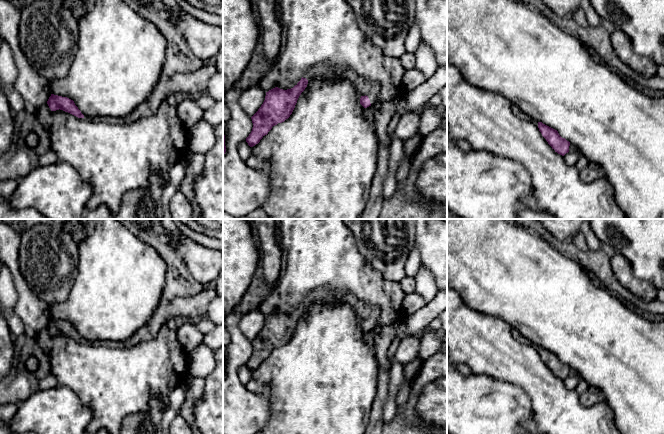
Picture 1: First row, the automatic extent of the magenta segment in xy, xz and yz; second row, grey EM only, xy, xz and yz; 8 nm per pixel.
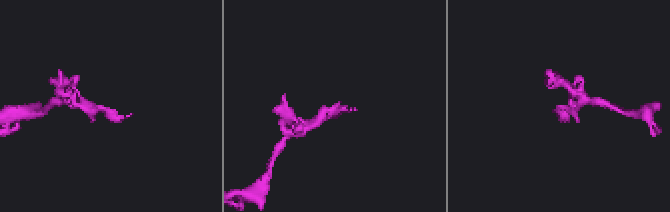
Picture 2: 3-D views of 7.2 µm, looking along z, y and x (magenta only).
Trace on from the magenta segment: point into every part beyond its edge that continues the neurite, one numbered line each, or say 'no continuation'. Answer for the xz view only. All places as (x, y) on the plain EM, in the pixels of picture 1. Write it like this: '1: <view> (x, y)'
1: xz (363, 310)

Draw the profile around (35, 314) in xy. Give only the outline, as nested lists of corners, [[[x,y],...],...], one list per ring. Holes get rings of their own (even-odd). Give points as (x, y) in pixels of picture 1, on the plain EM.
[[[0,221],[0,260],[8,267],[18,293],[18,301],[13,313],[24,323],[24,333],[30,337],[37,337],[52,318],[50,305],[32,292],[22,276],[19,267],[20,242],[21,234],[10,224]]]

